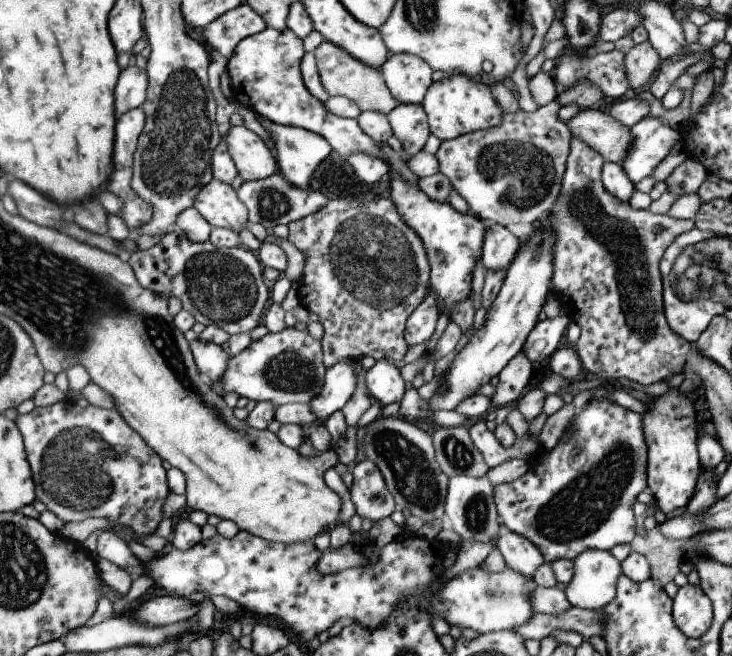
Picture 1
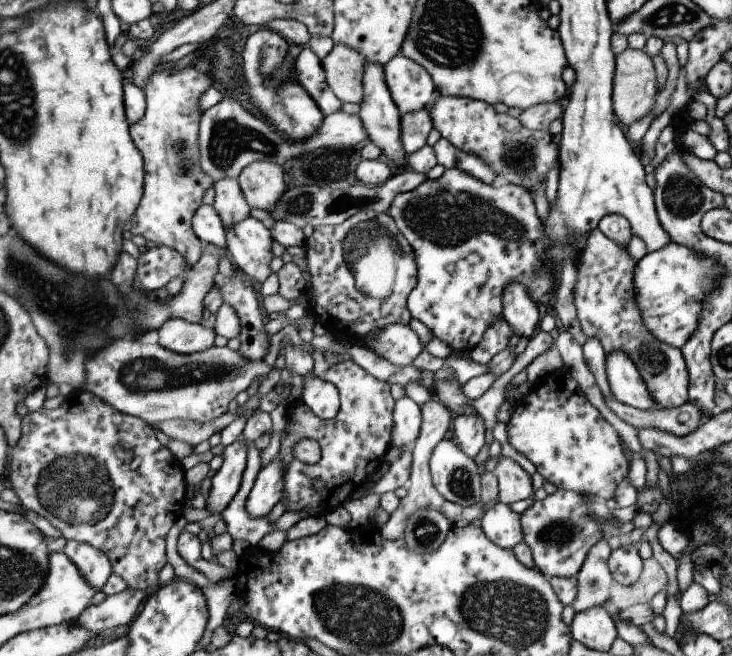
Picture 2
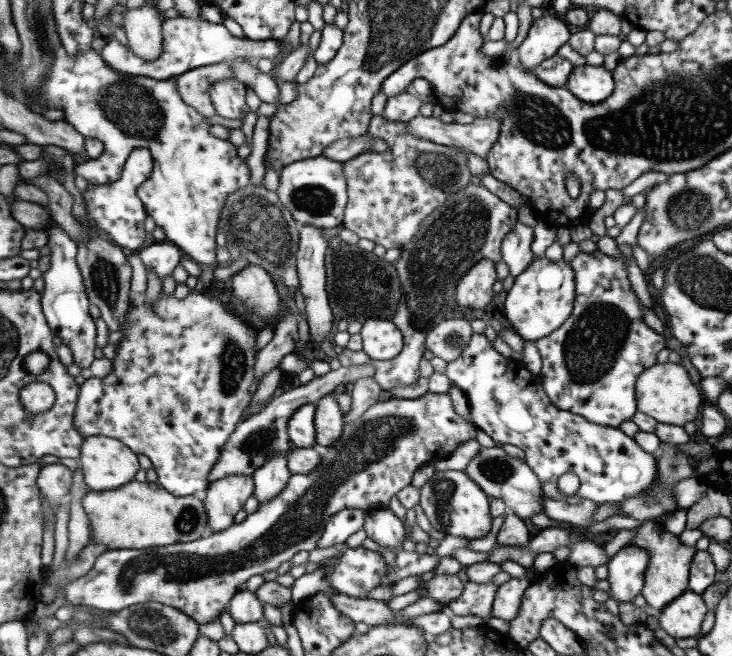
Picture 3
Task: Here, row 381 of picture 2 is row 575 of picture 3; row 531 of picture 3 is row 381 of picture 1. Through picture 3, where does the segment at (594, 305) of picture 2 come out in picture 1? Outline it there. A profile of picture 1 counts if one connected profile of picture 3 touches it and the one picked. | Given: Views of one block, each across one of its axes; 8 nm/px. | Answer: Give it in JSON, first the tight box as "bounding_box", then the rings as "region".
{"bounding_box":[515,138,695,386],"region":[[[571,138],[559,194],[553,206],[547,210],[545,218],[537,220],[529,234],[521,234],[515,238],[517,252],[527,248],[535,232],[541,232],[541,228],[551,234],[547,236],[549,240],[553,240],[549,244],[551,290],[561,304],[561,312],[581,330],[573,348],[583,372],[597,378],[615,378],[615,382],[627,380],[639,386],[651,386],[657,382],[665,382],[677,372],[683,372],[681,366],[685,362],[685,356],[693,350],[693,344],[679,338],[679,334],[671,330],[663,316],[663,282],[659,274],[659,262],[667,246],[671,246],[671,242],[675,242],[679,234],[695,230],[695,226],[693,220],[673,220],[667,214],[659,216],[647,210],[631,210],[627,202],[621,202],[619,198],[603,190],[601,166],[603,160],[597,152],[583,146],[581,140]]]}

